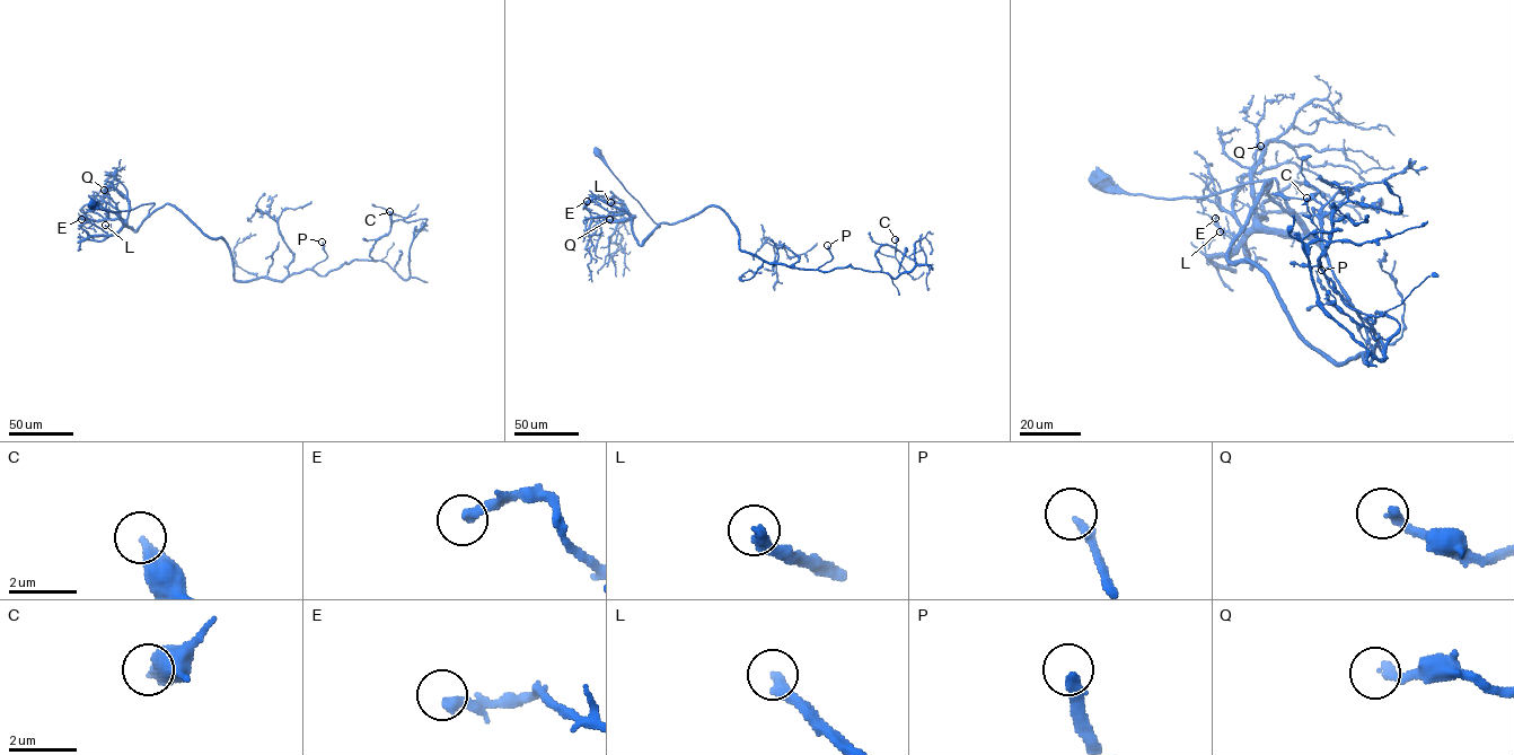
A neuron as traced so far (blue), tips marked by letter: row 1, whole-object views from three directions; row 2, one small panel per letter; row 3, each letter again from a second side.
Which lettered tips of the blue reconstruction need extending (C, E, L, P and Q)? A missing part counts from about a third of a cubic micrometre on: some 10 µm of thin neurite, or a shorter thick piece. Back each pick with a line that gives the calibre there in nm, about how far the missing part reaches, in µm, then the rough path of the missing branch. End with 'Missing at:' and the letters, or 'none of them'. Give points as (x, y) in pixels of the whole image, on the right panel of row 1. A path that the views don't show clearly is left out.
L: Thickness 400 nm. Missing length about 20 µm
P: Thickness 280 nm. Missing length about 70 µm
Missing at: L, P

